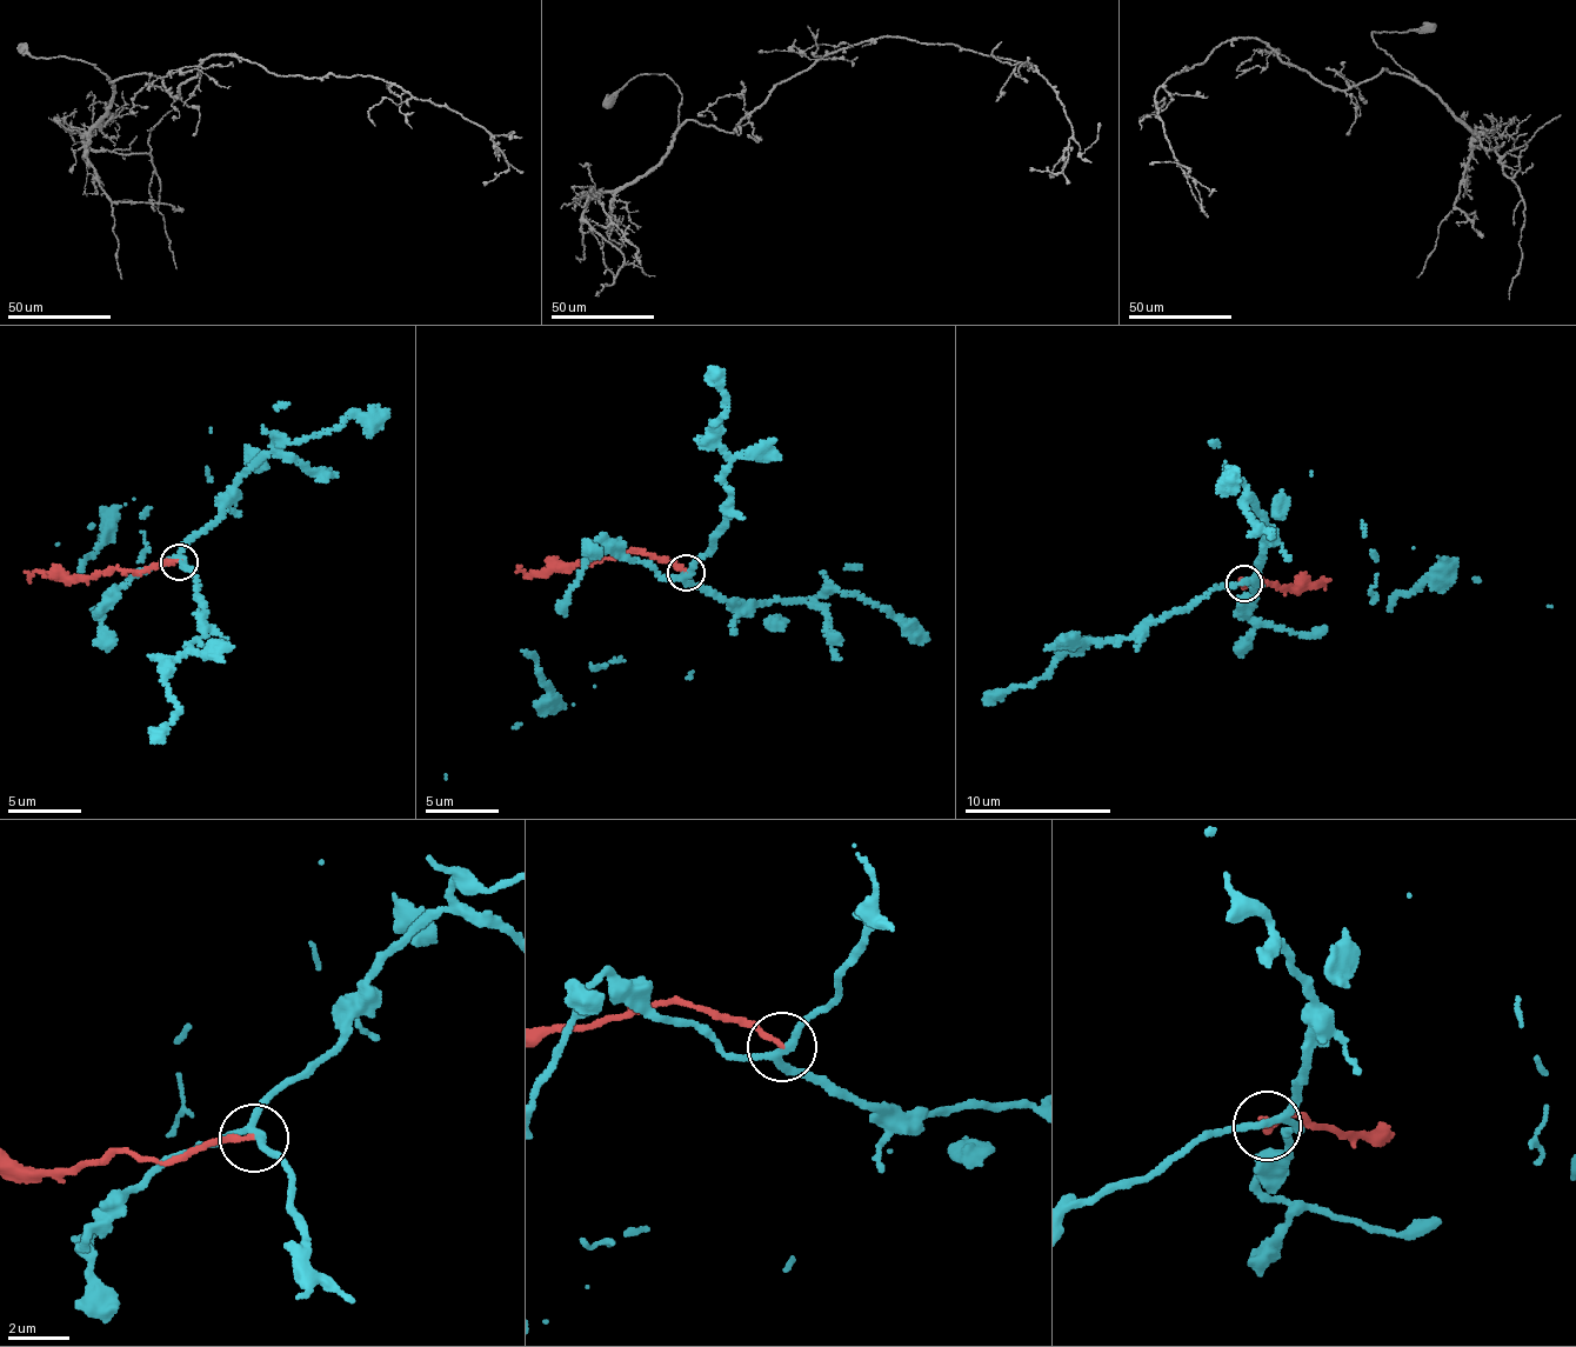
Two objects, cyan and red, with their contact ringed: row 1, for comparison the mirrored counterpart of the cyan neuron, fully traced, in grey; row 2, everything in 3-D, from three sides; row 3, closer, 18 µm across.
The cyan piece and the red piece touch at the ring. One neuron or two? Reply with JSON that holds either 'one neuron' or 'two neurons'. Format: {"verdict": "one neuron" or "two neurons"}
{"verdict": "two neurons"}

